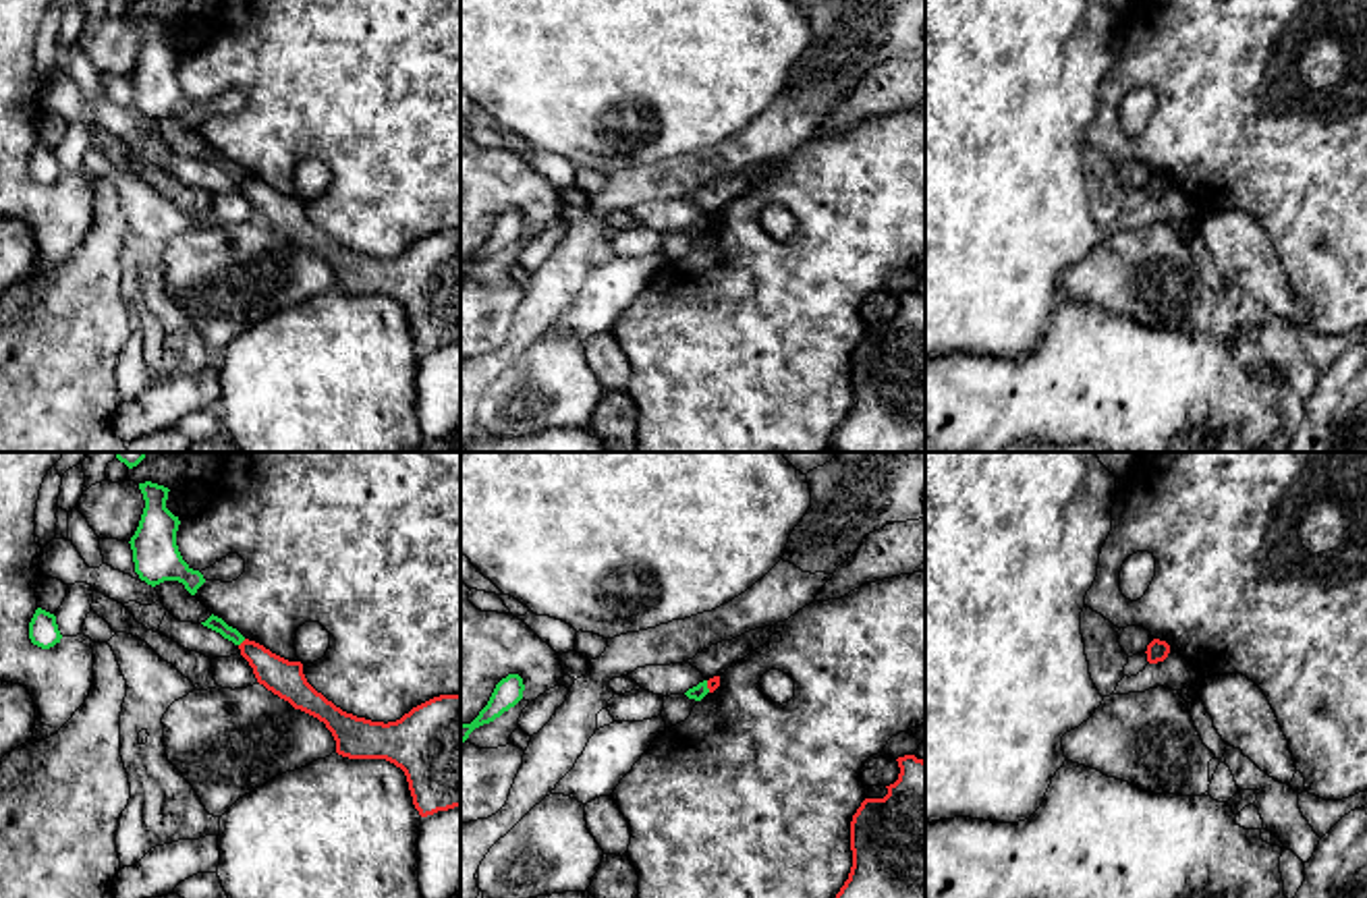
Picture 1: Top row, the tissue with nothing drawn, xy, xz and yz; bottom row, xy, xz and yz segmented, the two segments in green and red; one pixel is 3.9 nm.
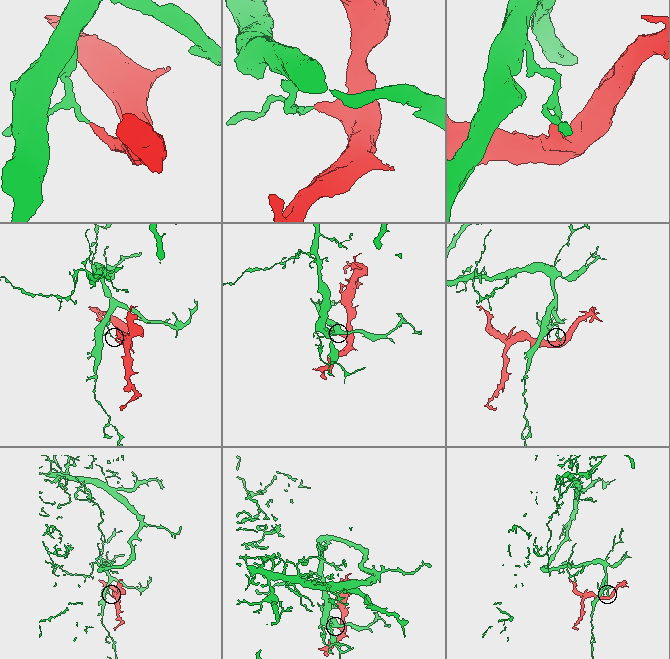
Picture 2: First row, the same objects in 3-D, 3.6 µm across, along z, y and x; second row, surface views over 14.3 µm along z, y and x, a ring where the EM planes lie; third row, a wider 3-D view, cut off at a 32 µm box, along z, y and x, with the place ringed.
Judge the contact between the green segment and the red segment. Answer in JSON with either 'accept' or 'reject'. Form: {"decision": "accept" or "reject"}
{"decision": "reject"}

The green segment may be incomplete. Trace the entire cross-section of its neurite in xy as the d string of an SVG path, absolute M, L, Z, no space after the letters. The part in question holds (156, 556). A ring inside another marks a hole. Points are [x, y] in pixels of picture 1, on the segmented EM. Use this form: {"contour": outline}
{"contour": "M145 481L139 483L145 508L135 535L131 537L135 572L141 581L156 587L164 581L178 581L195 595L205 583L199 570L193 570L176 545L178 516L166 508L168 487Z"}

